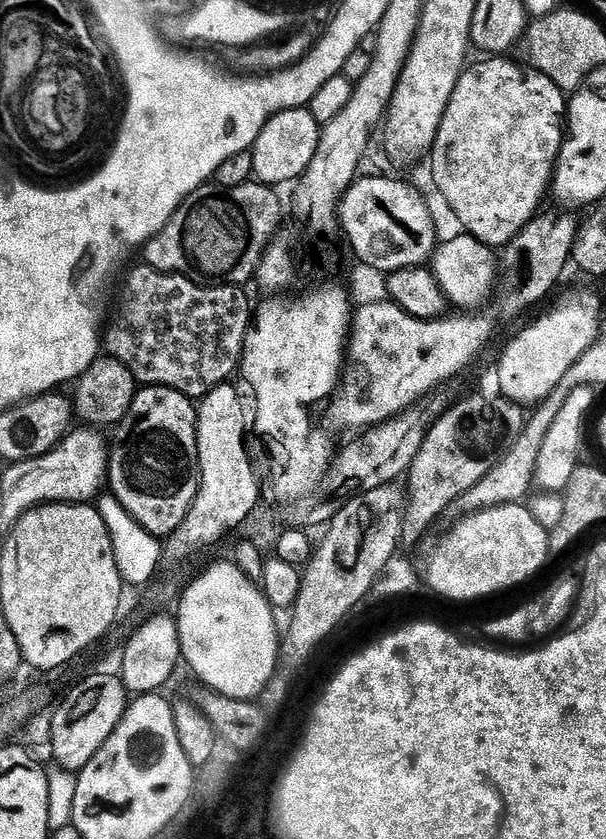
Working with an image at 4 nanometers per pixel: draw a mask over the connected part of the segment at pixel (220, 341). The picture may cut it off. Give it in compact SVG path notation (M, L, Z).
M141 266L128 276L124 309L109 328L107 325L102 336L103 347L107 355L122 362L141 385L173 388L183 396L203 398L219 384L229 383L232 375L237 375L248 330L254 323L254 304L248 301L244 291L240 286L205 286L187 276L174 276L171 272Z

